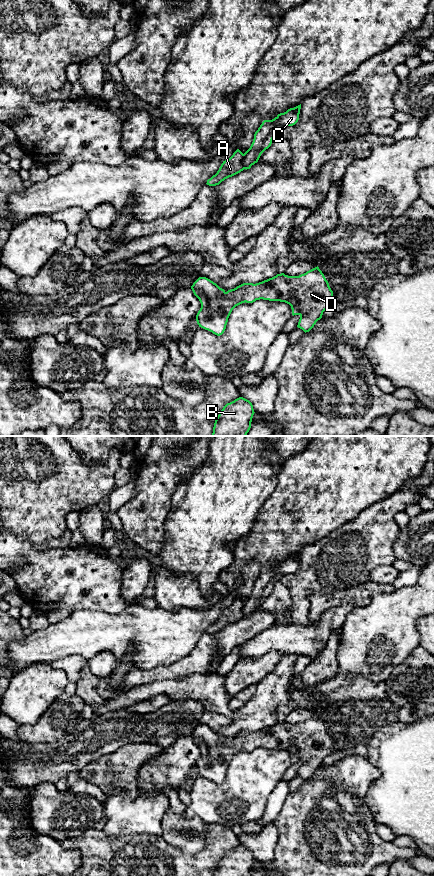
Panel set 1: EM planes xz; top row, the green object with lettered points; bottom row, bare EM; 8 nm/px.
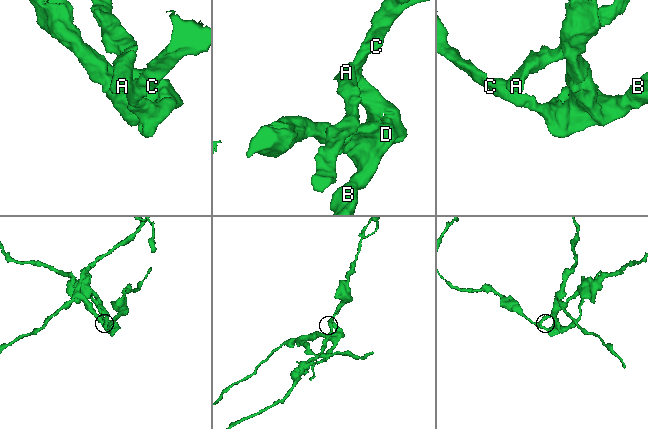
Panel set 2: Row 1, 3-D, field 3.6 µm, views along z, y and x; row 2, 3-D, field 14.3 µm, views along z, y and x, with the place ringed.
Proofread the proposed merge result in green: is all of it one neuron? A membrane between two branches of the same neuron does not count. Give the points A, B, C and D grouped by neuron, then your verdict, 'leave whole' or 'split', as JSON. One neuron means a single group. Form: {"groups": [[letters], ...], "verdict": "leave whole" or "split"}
{"groups": [["A"], ["B", "C", "D"]], "verdict": "split"}

